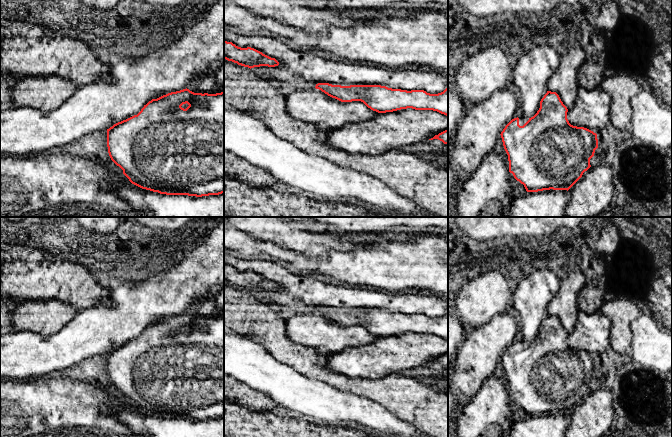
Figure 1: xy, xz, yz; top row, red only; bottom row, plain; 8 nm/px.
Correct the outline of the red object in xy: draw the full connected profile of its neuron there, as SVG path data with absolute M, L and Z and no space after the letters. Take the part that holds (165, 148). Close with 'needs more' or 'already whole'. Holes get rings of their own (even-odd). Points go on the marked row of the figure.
M189 89L171 92L149 101L141 111L107 129L107 147L111 160L123 170L129 181L146 190L166 195L209 196L224 193L224 92L216 94L194 93Z; already whole

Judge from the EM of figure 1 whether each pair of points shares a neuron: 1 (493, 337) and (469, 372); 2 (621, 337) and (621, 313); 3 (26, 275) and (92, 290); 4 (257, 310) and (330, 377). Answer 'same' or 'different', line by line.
1: same
2: same
3: same
4: same

